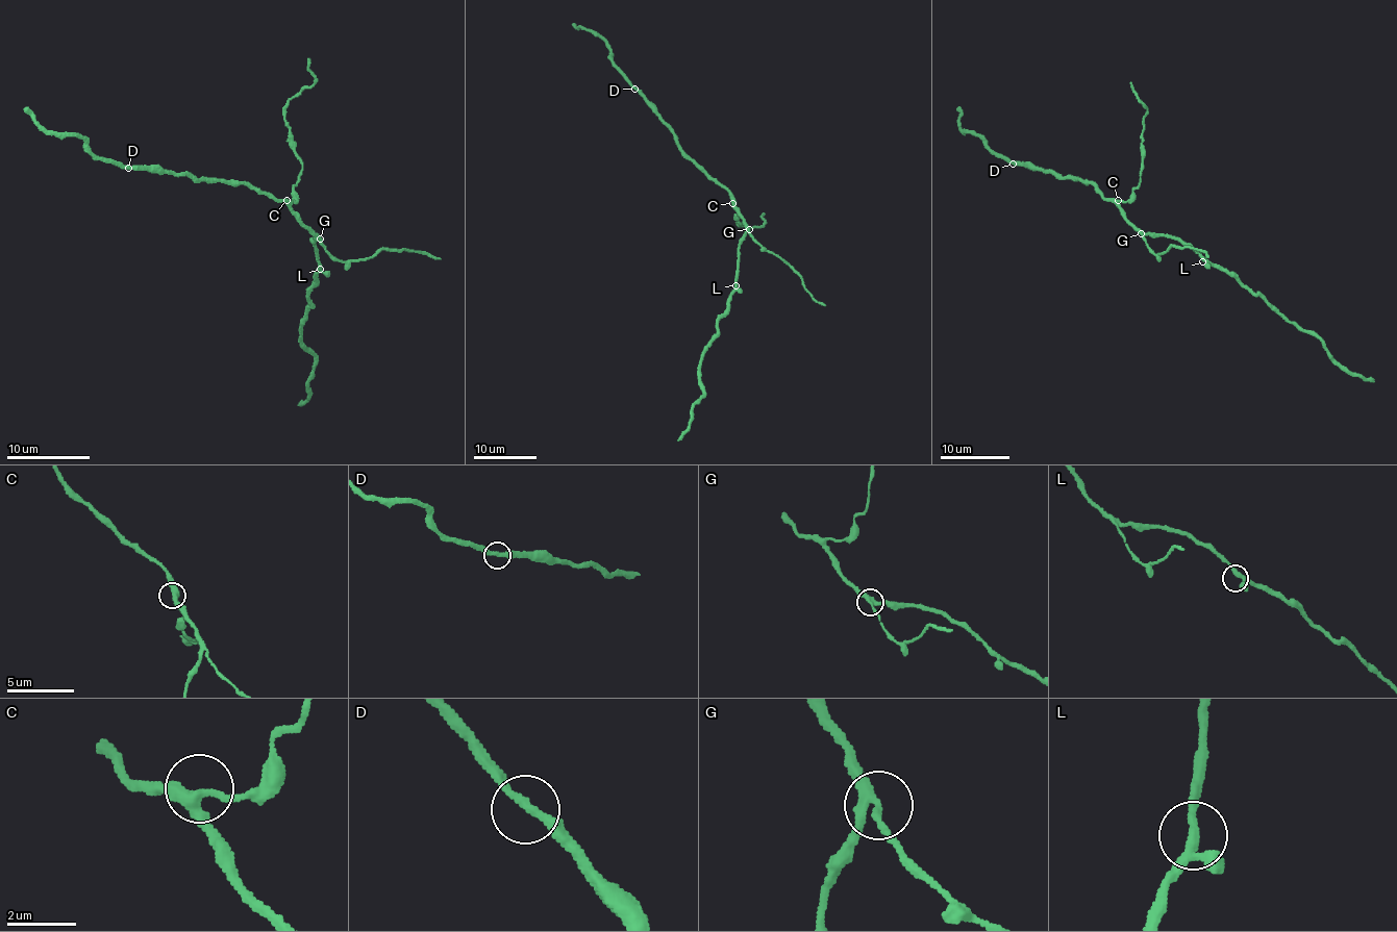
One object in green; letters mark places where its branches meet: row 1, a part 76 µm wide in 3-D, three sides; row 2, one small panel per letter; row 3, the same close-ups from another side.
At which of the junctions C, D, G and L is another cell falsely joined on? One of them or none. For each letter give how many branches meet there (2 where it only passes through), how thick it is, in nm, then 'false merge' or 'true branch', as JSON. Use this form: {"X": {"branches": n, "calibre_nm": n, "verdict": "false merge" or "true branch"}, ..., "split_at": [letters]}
{"C": {"branches": 3, "calibre_nm": 340, "verdict": "true branch"}, "D": {"branches": 2, "calibre_nm": 280, "verdict": "true branch"}, "G": {"branches": 3, "calibre_nm": 280, "verdict": "true branch"}, "L": {"branches": 3, "calibre_nm": 240, "verdict": "true branch"}, "split_at": []}

